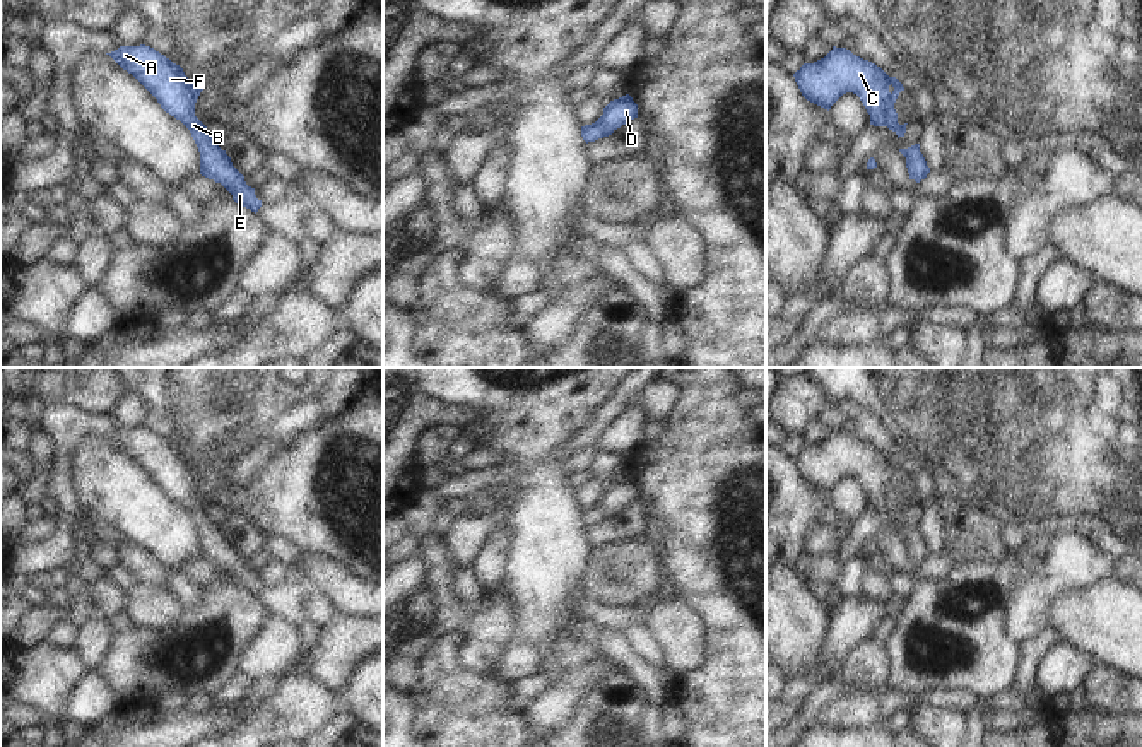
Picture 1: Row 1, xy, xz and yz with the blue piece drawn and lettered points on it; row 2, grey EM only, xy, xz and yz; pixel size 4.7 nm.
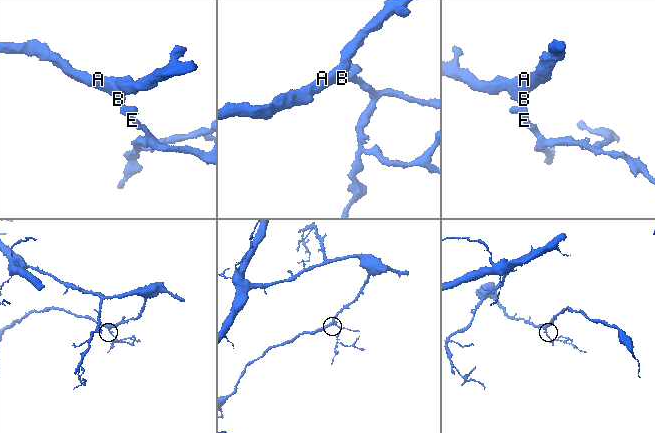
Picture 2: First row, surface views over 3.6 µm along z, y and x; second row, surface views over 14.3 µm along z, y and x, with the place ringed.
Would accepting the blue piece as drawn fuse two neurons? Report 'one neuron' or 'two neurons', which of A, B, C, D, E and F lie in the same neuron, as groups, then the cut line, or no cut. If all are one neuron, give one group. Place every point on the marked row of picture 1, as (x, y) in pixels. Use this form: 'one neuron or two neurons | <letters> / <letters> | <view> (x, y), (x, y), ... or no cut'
one neuron | A B C D E F | no cut

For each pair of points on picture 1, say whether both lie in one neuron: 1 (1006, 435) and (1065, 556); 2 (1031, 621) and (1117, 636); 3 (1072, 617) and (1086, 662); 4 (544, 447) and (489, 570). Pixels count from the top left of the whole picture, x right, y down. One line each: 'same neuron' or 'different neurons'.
1: different neurons
2: different neurons
3: different neurons
4: different neurons

